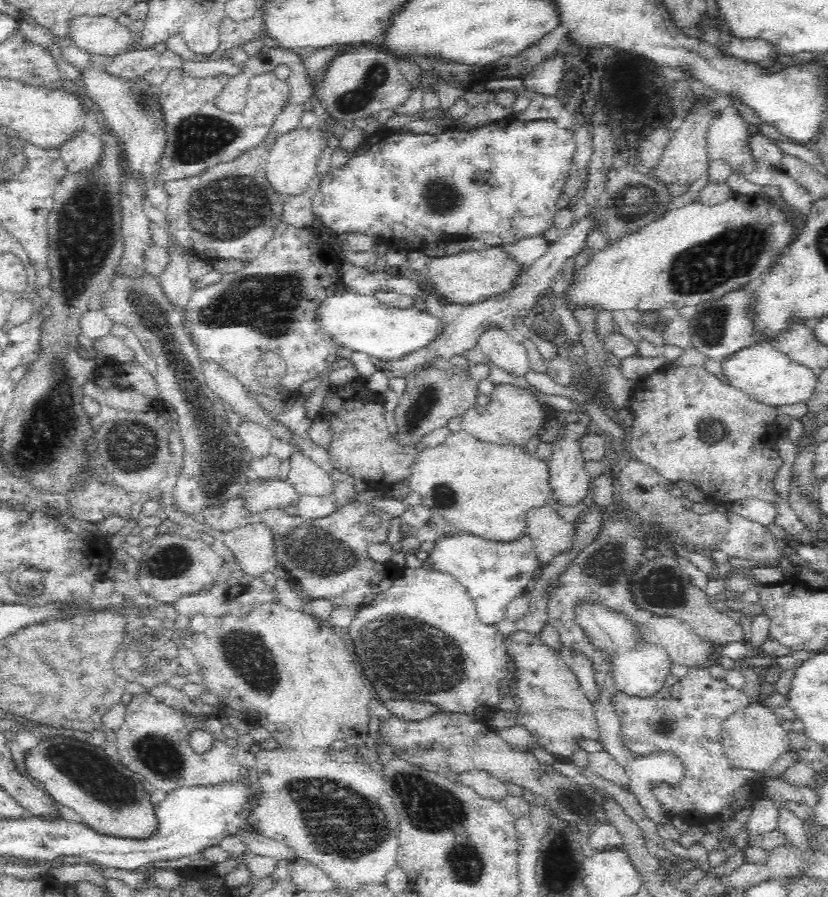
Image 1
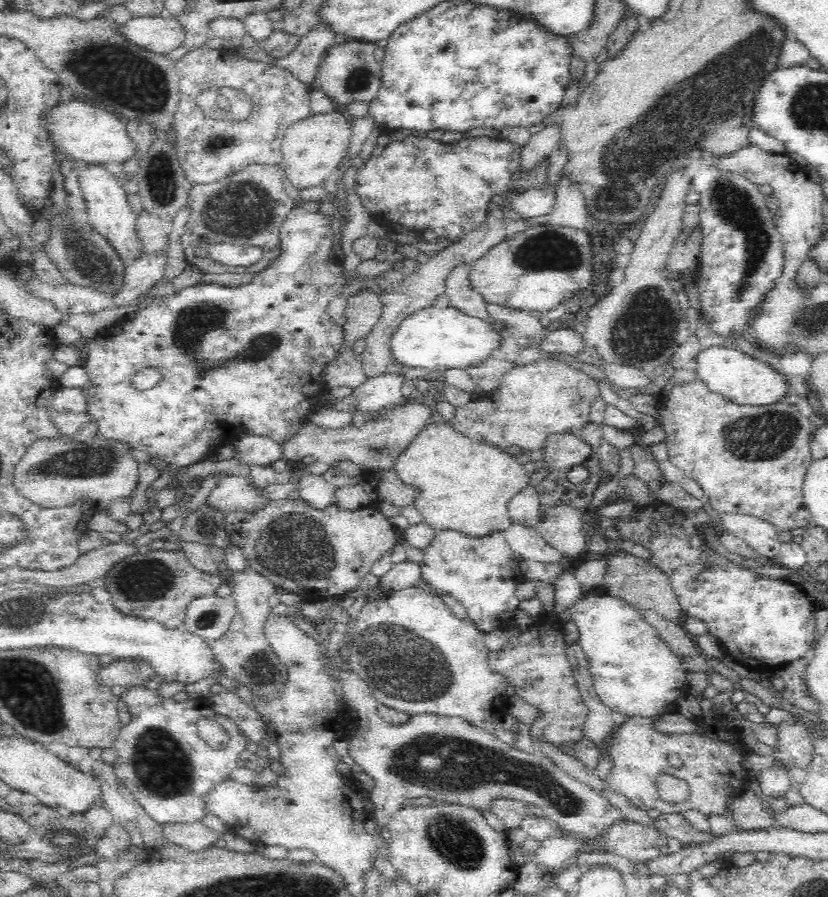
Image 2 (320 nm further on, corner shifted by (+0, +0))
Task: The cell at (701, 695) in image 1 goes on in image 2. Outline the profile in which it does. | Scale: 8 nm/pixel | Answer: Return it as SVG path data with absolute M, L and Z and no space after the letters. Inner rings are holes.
M732 699L720 706L713 706L708 712L692 719L696 724L694 732L686 734L664 734L654 728L654 722L662 720L666 714L666 705L661 713L651 717L626 715L616 727L609 745L612 755L612 773L607 777L606 785L614 792L624 795L632 804L641 809L655 808L662 813L685 813L697 810L705 815L717 814L726 817L734 797L746 788L749 777L742 759L750 750L749 740L741 731L732 727L732 722L744 720L738 709L734 709ZM670 754L678 754L682 766L676 768L668 761ZM672 774L686 780L689 795L685 801L675 805L664 804L655 788L656 777Z

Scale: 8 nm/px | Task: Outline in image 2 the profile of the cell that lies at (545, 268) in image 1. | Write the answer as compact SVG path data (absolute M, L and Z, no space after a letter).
M380 373L367 377L366 382L354 388L354 392L342 399L342 408L351 409L354 405L360 407L360 412L378 414L387 411L392 406L403 404L404 397L400 388L407 381L404 374Z

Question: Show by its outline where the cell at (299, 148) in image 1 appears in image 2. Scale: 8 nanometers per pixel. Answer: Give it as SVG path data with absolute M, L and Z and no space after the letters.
M340 113L311 115L300 122L290 125L281 143L282 158L280 165L283 174L292 182L296 190L306 190L320 186L324 180L334 177L338 165L349 154L351 126Z

